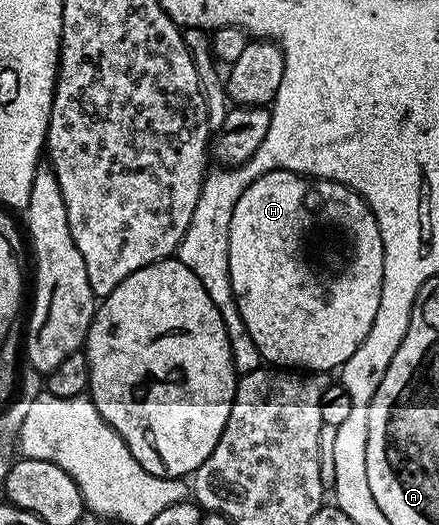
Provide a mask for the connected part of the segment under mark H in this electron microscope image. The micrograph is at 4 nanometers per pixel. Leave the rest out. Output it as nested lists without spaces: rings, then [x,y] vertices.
[[[275,169],[262,175],[246,191],[242,191],[242,199],[234,207],[234,215],[228,224],[230,239],[228,240],[228,258],[230,259],[230,283],[238,303],[238,311],[242,315],[242,323],[246,323],[246,331],[250,331],[250,339],[254,339],[254,347],[258,347],[261,358],[276,367],[287,367],[292,371],[336,371],[341,365],[358,351],[362,339],[366,339],[366,331],[374,323],[374,315],[378,311],[378,299],[382,299],[382,267],[384,252],[382,251],[382,235],[378,231],[376,216],[367,201],[339,181],[325,181],[314,177],[305,177],[299,173],[291,173],[285,169]]]

